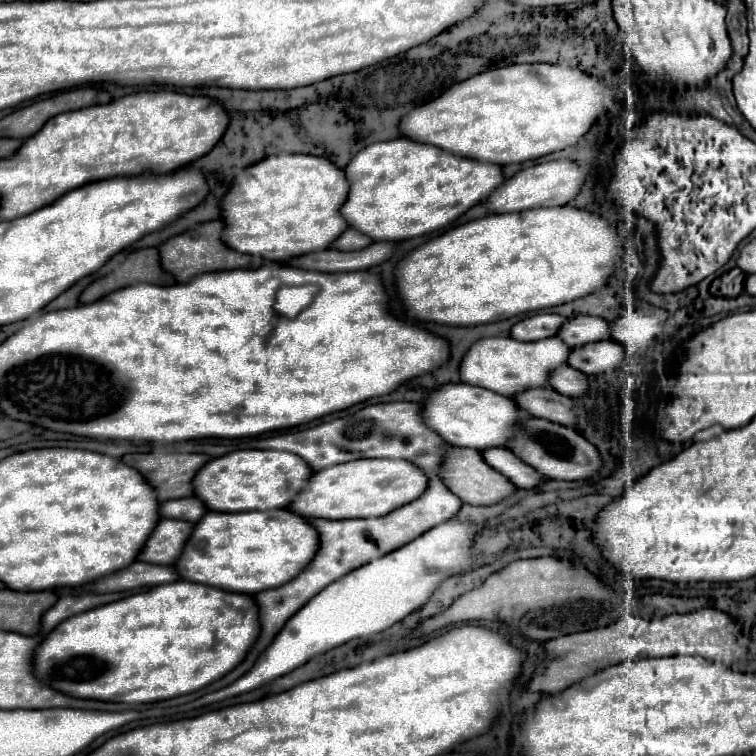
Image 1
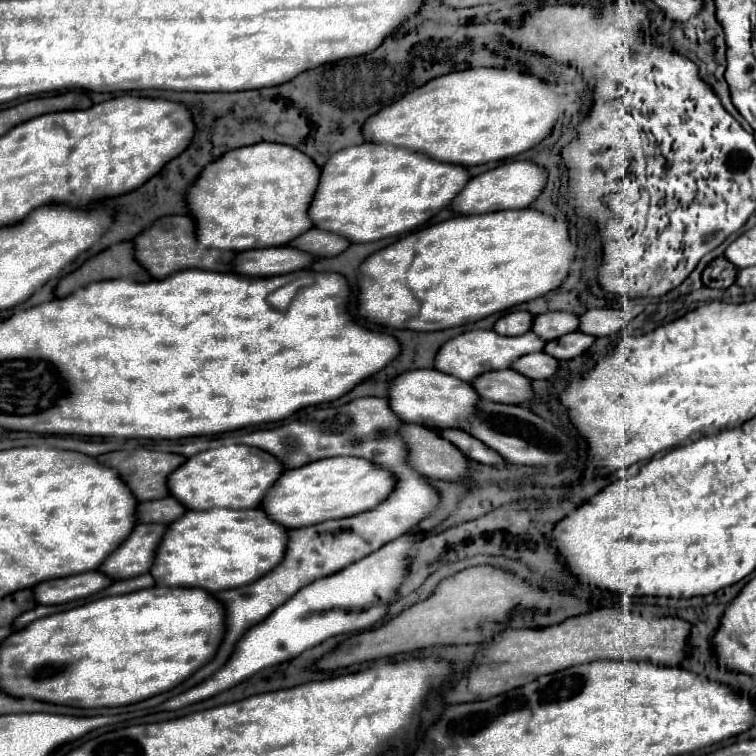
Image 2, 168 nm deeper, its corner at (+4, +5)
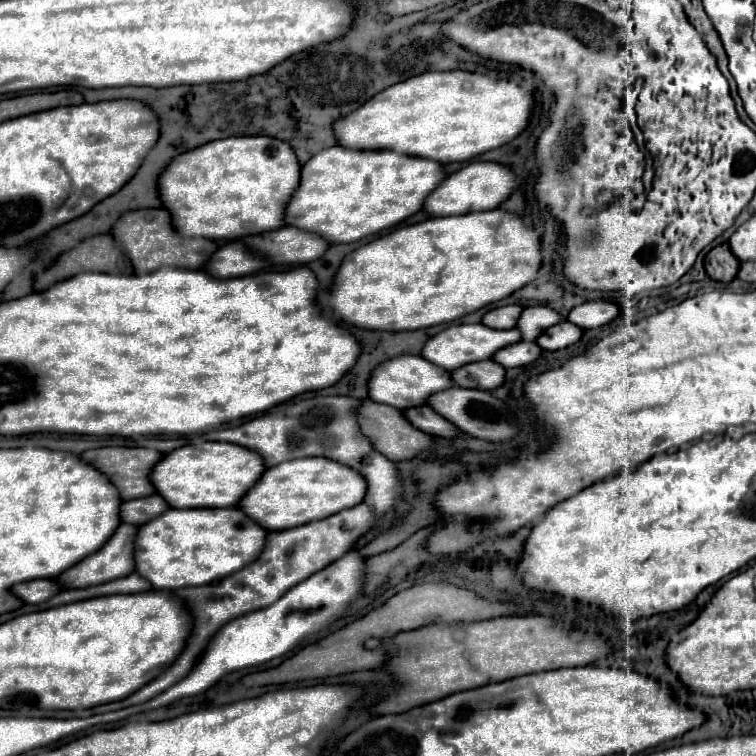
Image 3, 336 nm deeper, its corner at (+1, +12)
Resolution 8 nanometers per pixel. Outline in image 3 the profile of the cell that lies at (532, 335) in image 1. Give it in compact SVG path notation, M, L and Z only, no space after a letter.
M517 304L493 308L483 316L483 324L489 328L497 328L497 330L509 330L509 328L517 326L521 312L523 312L523 308Z

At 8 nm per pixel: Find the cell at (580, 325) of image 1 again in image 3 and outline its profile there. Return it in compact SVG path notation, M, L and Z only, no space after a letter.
M529 306L523 310L517 328L523 334L523 340L537 340L537 336L541 336L545 328L549 328L551 324L559 324L561 320L565 318L549 306Z

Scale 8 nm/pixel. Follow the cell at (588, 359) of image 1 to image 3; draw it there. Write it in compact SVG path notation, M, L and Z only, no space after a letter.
M567 320L561 322L561 324L555 324L551 328L547 328L539 338L537 338L537 344L543 348L543 350L561 350L561 348L567 348L571 344L575 344L579 338L581 338L583 330L577 328L575 324L569 324Z

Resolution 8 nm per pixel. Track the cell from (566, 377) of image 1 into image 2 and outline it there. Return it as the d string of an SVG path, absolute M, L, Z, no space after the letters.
M540 351L540 353L532 353L532 355L522 355L522 359L514 361L512 369L522 373L528 379L548 379L556 373L558 361L550 359L550 355Z

